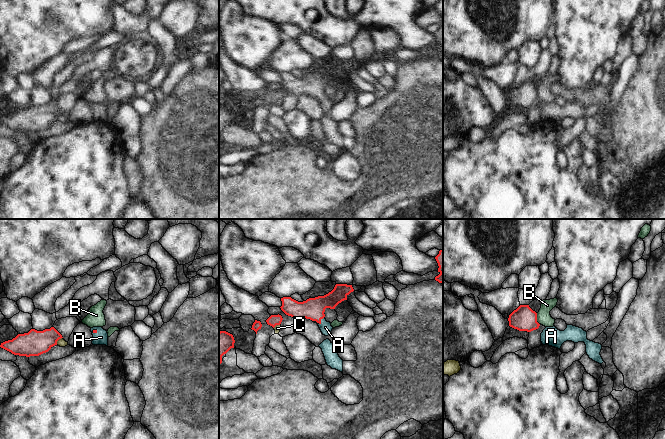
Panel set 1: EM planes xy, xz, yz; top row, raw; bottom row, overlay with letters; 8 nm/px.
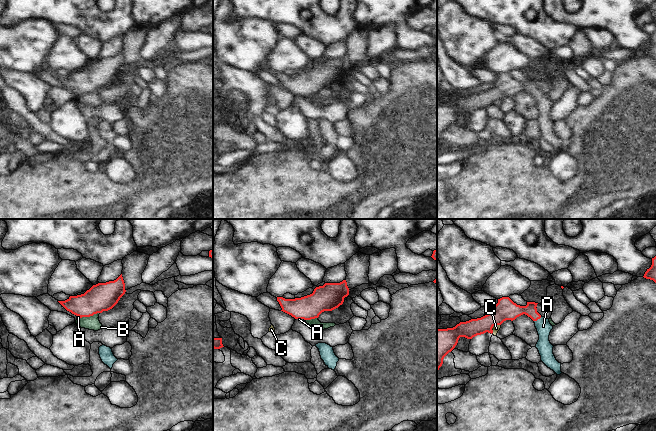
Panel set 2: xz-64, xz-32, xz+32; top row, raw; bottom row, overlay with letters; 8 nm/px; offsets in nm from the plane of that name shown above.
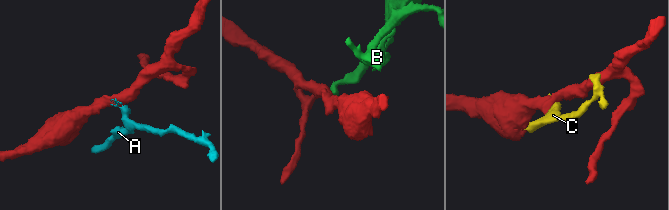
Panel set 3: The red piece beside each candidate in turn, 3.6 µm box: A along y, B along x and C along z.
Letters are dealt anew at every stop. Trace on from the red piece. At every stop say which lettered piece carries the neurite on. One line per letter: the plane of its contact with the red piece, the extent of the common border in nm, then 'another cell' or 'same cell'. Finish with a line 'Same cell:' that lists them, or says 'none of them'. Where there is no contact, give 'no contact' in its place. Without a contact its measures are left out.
A: xz | 90 nm | same cell
B: yz | 100 nm | another cell
C: xy | 80 nm | another cell
Same cell: A

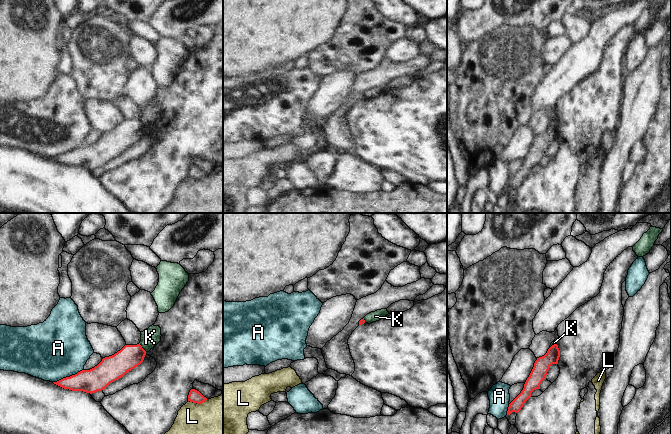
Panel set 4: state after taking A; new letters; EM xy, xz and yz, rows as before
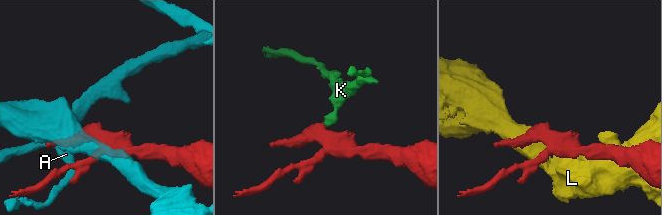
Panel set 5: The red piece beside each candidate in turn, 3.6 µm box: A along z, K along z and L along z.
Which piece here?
A: xy | 260 nm | another cell
K: xy | 90 nm | another cell
L: xy | 160 nm | another cell
Same cell: none of them

